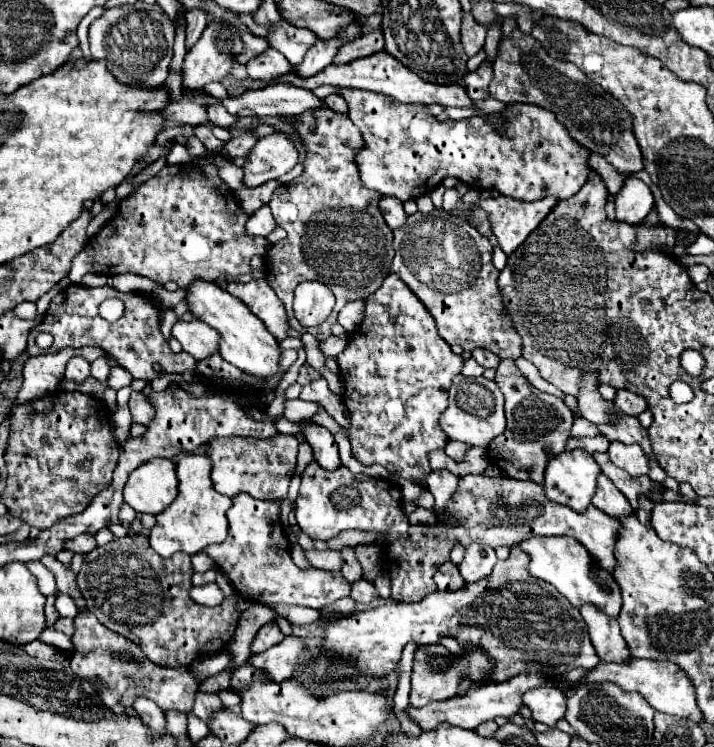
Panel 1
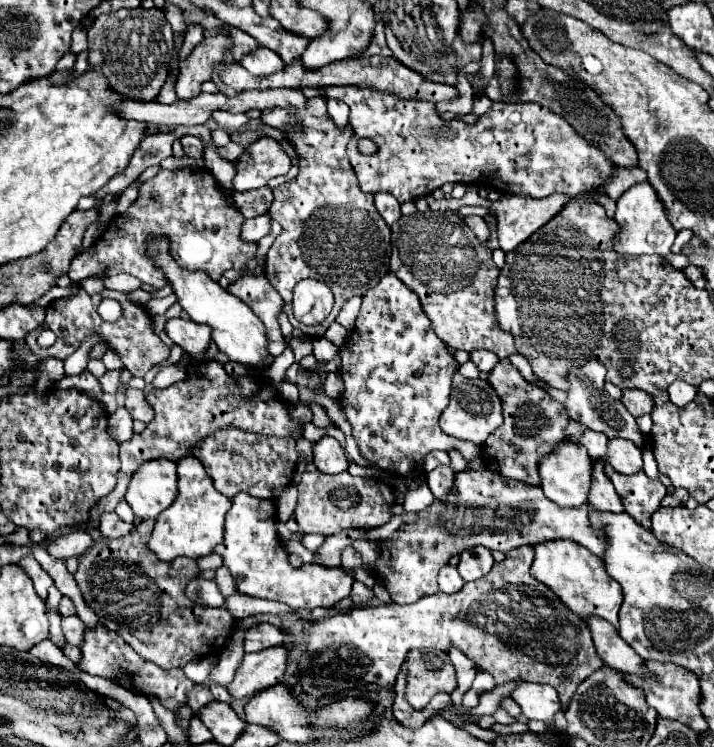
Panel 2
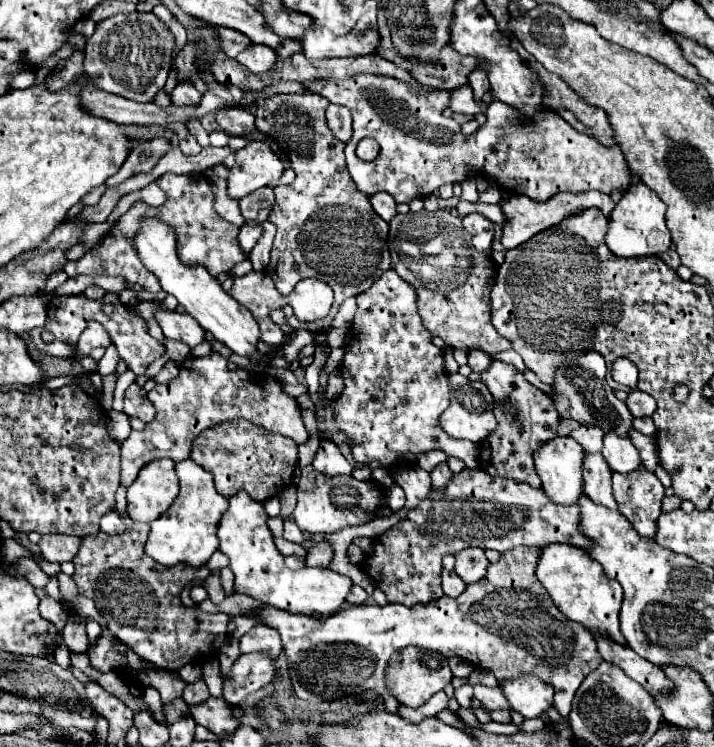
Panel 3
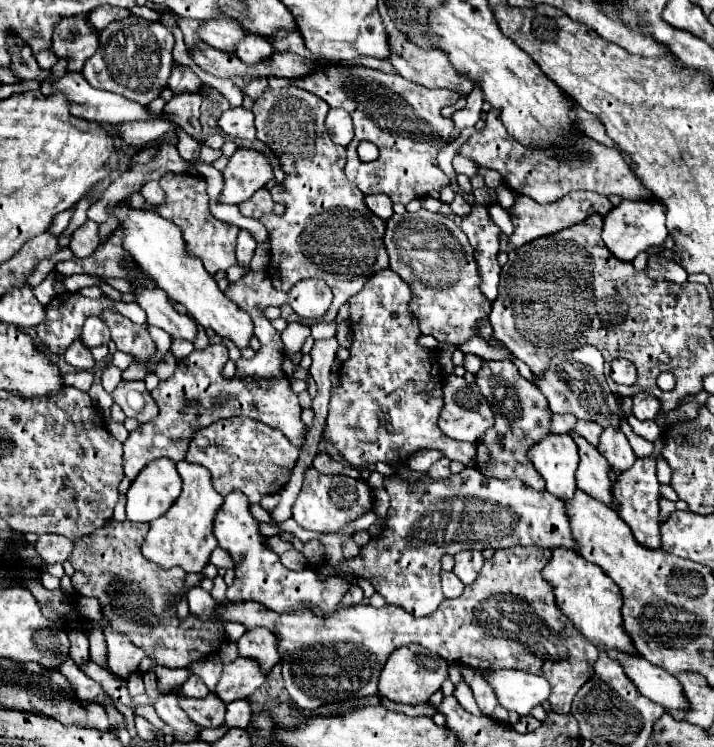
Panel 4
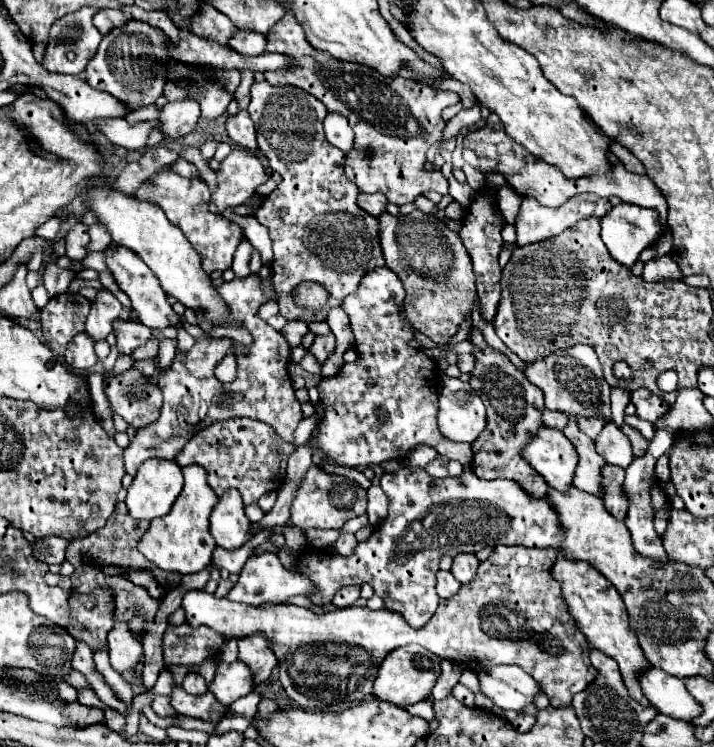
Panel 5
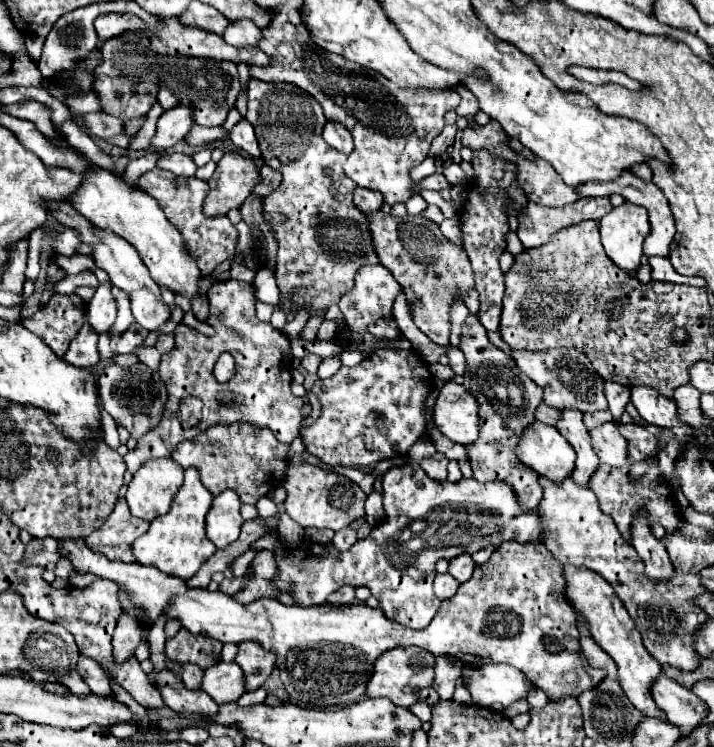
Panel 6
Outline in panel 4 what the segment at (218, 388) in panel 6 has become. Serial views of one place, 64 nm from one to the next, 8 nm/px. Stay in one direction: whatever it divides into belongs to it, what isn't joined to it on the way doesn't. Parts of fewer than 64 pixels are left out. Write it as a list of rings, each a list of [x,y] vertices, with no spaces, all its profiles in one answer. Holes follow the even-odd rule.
[[[248,270],[238,282],[232,282],[224,292],[226,298],[234,300],[234,304],[238,304],[238,308],[248,312],[254,320],[254,336],[260,340],[260,350],[254,354],[254,358],[236,362],[238,372],[232,380],[220,374],[228,354],[224,344],[210,344],[204,350],[192,350],[190,356],[180,358],[174,376],[160,382],[156,392],[152,394],[158,402],[160,414],[152,422],[138,426],[124,442],[124,474],[130,480],[134,480],[138,472],[156,458],[170,458],[174,462],[180,462],[194,432],[222,418],[248,416],[280,430],[294,446],[300,448],[304,444],[306,432],[300,420],[300,404],[290,388],[288,376],[282,370],[284,344],[280,340],[278,330],[262,314],[266,306],[286,304],[286,294],[274,290],[272,280],[266,272],[254,270]]]

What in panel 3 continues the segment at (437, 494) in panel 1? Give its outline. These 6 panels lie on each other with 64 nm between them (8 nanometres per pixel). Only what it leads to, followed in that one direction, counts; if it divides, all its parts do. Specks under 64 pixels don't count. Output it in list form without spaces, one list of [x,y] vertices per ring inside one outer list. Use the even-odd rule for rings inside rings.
[[[442,462],[442,464],[438,464],[438,466],[430,472],[430,476],[432,476],[432,484],[434,484],[436,488],[440,488],[440,486],[448,484],[448,480],[452,478],[452,470],[448,468],[446,462]]]

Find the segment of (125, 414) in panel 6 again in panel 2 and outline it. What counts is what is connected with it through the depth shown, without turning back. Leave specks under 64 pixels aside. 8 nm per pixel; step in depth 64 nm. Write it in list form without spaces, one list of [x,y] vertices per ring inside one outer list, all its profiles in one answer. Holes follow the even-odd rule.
[[[134,388],[126,390],[126,410],[132,414],[134,420],[142,420],[146,424],[154,418],[154,410],[146,402],[146,396],[142,390],[134,390]]]

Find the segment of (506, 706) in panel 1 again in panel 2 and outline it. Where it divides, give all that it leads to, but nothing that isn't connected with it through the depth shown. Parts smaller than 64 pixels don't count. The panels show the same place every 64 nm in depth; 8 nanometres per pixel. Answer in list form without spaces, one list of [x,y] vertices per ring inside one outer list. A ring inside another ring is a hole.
[[[506,682],[502,686],[496,686],[494,690],[486,692],[484,696],[480,696],[480,704],[472,710],[474,716],[482,716],[482,714],[494,714],[500,708],[500,700],[508,698],[510,692],[516,688],[516,682]]]

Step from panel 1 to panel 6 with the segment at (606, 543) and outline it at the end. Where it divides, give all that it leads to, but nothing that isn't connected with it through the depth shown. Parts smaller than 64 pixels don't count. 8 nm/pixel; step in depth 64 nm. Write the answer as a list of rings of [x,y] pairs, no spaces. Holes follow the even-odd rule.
[[[406,464],[406,466],[400,466],[400,468],[388,470],[388,472],[382,476],[382,486],[384,486],[384,510],[386,510],[386,520],[384,520],[380,526],[372,528],[372,532],[370,532],[364,540],[358,540],[350,550],[338,552],[338,550],[334,548],[334,544],[326,544],[326,546],[324,546],[324,544],[312,544],[312,542],[308,542],[308,540],[302,540],[302,544],[298,544],[298,548],[296,548],[296,546],[292,548],[292,546],[280,544],[280,546],[274,550],[274,558],[276,558],[276,566],[278,566],[278,576],[274,578],[274,588],[278,588],[280,592],[290,594],[290,596],[294,598],[294,604],[296,604],[296,606],[312,606],[312,604],[314,604],[314,606],[320,606],[320,604],[326,602],[326,596],[328,596],[330,592],[338,590],[338,588],[344,586],[344,584],[348,584],[348,586],[366,586],[366,588],[372,592],[372,596],[380,602],[380,610],[382,610],[390,620],[394,620],[394,622],[398,622],[398,624],[404,624],[404,626],[408,626],[408,628],[420,630],[420,628],[426,628],[426,626],[430,624],[430,620],[436,616],[436,612],[438,612],[438,608],[440,608],[440,600],[434,596],[434,590],[432,590],[432,582],[434,582],[434,576],[436,576],[434,566],[436,566],[436,562],[438,562],[440,558],[456,558],[458,554],[464,554],[464,552],[472,554],[472,552],[478,552],[480,548],[488,546],[488,542],[494,544],[494,546],[502,544],[504,540],[516,540],[516,542],[522,542],[522,544],[524,544],[524,542],[534,542],[534,544],[540,542],[540,518],[538,518],[538,512],[520,514],[520,506],[518,506],[516,496],[514,496],[512,488],[510,488],[508,484],[502,484],[502,482],[486,482],[486,484],[482,484],[482,482],[476,482],[474,478],[470,478],[470,480],[460,480],[458,484],[452,484],[452,482],[448,482],[448,480],[436,482],[436,480],[430,480],[430,478],[426,476],[426,472],[424,472],[418,464]]]

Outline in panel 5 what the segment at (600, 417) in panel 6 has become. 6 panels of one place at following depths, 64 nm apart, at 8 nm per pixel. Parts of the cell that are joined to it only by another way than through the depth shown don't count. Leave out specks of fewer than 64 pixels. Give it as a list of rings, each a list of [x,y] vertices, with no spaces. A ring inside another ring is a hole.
[[[580,418],[580,420],[578,420],[578,426],[580,426],[580,430],[582,430],[584,434],[588,434],[590,438],[596,438],[598,432],[602,430],[604,422],[602,422],[600,418]]]

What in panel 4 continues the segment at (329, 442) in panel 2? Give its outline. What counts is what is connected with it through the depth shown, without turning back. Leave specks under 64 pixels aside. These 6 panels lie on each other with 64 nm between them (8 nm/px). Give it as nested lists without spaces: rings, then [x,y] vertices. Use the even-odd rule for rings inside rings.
[[[318,454],[316,460],[314,460],[314,468],[318,472],[324,472],[324,474],[346,474],[346,476],[352,476],[356,480],[360,480],[360,470],[358,468],[352,468],[350,464],[342,464],[338,460],[334,460],[330,454]]]

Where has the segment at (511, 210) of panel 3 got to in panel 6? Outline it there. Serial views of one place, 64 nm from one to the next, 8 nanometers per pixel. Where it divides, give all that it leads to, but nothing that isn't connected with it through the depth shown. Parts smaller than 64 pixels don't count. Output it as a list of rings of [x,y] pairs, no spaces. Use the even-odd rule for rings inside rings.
[[[582,198],[574,204],[548,208],[528,202],[526,210],[518,216],[518,238],[526,248],[542,246],[554,236],[558,230],[566,226],[580,224],[584,220],[602,220],[612,210],[610,198]]]

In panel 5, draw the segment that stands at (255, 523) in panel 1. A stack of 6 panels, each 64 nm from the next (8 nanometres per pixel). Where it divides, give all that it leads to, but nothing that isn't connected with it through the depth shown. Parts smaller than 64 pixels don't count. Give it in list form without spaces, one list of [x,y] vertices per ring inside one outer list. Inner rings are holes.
[[[226,490],[212,514],[210,514],[210,534],[216,540],[216,546],[226,550],[240,548],[248,536],[250,520],[244,516],[244,504],[238,490]],[[264,552],[260,556],[252,556],[242,572],[240,580],[236,586],[228,592],[228,598],[232,602],[244,602],[244,604],[284,604],[286,598],[296,596],[296,594],[312,594],[316,592],[314,584],[310,584],[310,578],[296,574],[296,572],[286,572],[286,568],[280,564],[278,556],[272,552]]]

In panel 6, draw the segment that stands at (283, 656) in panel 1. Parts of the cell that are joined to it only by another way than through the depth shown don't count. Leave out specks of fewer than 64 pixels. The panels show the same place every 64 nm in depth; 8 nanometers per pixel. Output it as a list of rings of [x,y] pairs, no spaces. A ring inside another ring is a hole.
[[[220,662],[204,670],[202,690],[216,702],[236,702],[244,694],[244,674],[236,662]]]

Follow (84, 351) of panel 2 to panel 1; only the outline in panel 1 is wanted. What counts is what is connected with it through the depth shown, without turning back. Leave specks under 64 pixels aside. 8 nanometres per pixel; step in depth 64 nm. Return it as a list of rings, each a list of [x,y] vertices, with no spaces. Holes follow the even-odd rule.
[[[82,356],[70,358],[70,362],[66,366],[66,380],[74,380],[74,382],[82,384],[88,376],[90,376],[90,362],[84,360]]]

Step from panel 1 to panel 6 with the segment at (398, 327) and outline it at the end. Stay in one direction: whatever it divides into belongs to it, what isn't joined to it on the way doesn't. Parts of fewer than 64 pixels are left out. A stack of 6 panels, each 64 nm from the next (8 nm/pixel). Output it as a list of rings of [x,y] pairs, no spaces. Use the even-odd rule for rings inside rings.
[[[382,264],[366,266],[366,268],[358,270],[358,276],[354,278],[354,288],[350,292],[346,292],[346,296],[342,296],[338,306],[344,314],[346,324],[350,324],[350,330],[360,332],[364,336],[364,342],[374,344],[378,340],[366,332],[366,326],[378,318],[386,318],[392,314],[392,304],[394,304],[398,292],[400,292],[400,284],[394,280],[394,276],[390,274],[388,268],[384,268]],[[380,348],[358,366],[342,366],[332,378],[316,380],[312,392],[320,402],[320,418],[312,426],[300,428],[300,438],[308,454],[314,454],[328,466],[364,468],[384,458],[404,456],[420,438],[430,436],[436,450],[450,460],[466,458],[466,448],[446,440],[432,424],[426,410],[426,396],[434,386],[434,378],[420,358],[408,352],[408,358],[398,358],[398,350]]]

